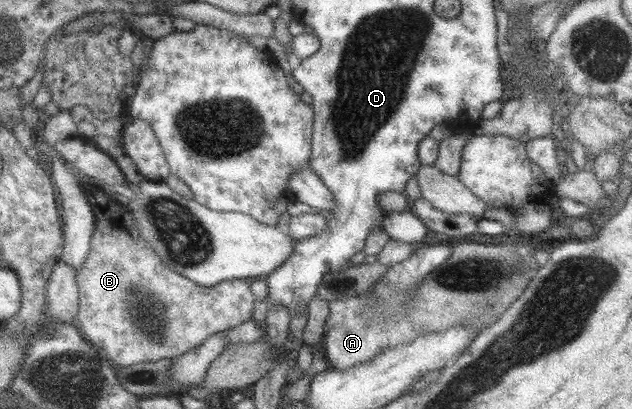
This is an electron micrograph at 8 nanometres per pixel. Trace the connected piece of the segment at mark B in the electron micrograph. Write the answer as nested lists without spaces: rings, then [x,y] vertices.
[[[87,178],[79,179],[79,182],[84,197],[92,205],[96,228],[89,255],[78,269],[81,309],[77,325],[83,338],[91,342],[106,359],[116,366],[127,368],[145,362],[175,359],[198,348],[215,334],[227,332],[229,328],[233,329],[253,319],[258,300],[251,291],[251,280],[227,280],[213,286],[195,283],[168,266],[139,233],[133,233],[128,219],[115,208],[113,197],[105,194],[102,188],[89,183]]]

